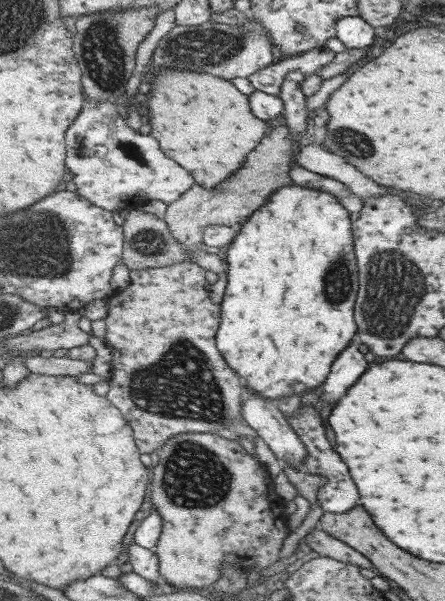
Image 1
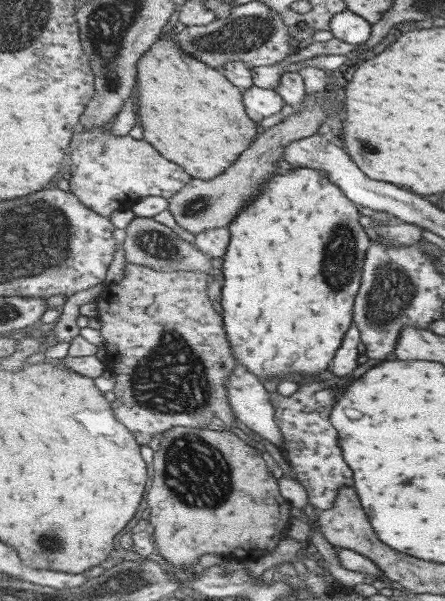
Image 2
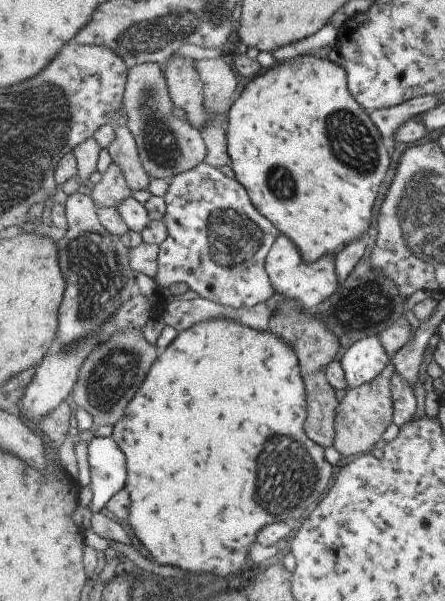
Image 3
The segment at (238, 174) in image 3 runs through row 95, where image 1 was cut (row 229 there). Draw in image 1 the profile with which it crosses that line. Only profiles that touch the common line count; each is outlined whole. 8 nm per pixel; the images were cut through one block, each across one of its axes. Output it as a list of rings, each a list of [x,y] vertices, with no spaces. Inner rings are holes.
[[[293,182],[291,185],[278,189],[259,210],[243,222],[238,235],[227,248],[225,258],[228,284],[225,289],[224,300],[221,303],[222,321],[220,333],[217,334],[216,340],[221,354],[224,354],[225,360],[229,362],[231,369],[243,378],[246,387],[255,390],[263,398],[276,401],[283,398],[283,396],[307,394],[307,392],[315,390],[317,386],[321,386],[327,380],[337,356],[351,344],[351,340],[357,334],[355,300],[357,300],[357,294],[359,294],[360,270],[356,254],[355,236],[353,236],[354,222],[351,222],[349,213],[347,208],[341,206],[337,196],[333,196],[329,192],[315,190],[315,188],[305,188],[305,186],[299,186],[299,184]]]

